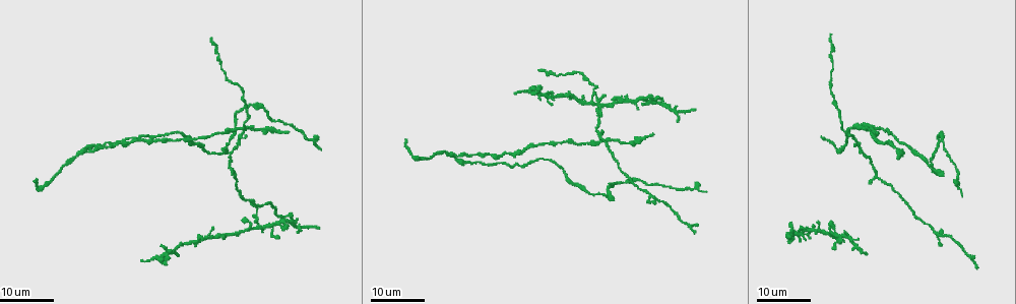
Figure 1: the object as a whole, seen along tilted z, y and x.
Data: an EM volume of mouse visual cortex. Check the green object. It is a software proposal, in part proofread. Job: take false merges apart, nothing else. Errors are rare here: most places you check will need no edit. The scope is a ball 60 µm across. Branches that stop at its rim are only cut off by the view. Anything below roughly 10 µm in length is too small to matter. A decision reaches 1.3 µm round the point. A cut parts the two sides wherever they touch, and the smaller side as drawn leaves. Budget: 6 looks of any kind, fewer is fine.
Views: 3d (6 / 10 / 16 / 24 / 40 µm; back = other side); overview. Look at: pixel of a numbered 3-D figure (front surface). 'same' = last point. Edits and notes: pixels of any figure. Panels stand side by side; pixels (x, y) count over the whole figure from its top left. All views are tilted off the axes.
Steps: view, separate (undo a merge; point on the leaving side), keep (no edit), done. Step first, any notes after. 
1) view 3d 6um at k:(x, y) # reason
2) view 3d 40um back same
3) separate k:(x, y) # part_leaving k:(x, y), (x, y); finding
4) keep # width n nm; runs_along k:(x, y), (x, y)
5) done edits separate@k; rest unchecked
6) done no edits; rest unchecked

view 3d 16um at 1:(251, 230) # three arms meet

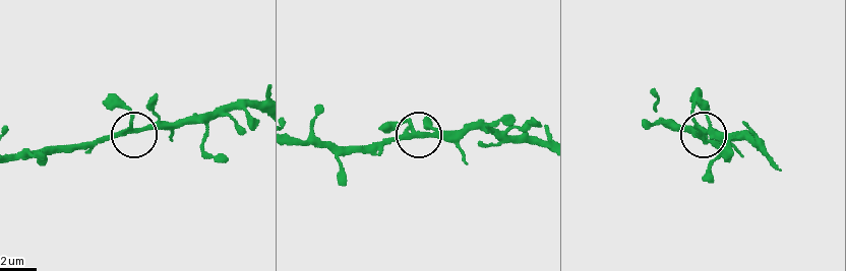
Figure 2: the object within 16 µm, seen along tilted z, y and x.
view 3d 6um at 2:(416, 135) # closer look

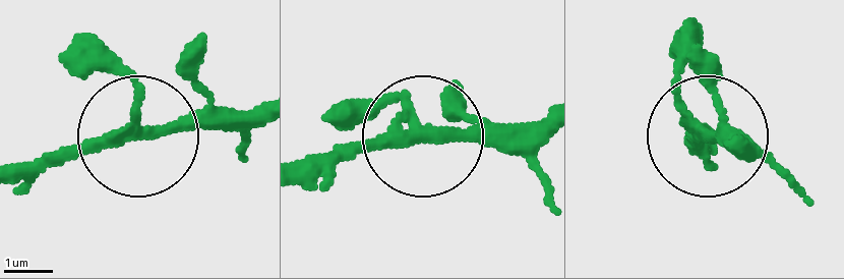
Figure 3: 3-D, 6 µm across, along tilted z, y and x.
keep # one neuron here

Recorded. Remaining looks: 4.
view 3d 24um at 1:(601, 136) # three arms meet

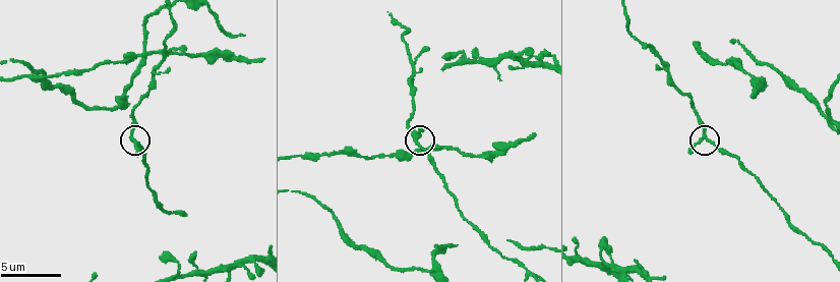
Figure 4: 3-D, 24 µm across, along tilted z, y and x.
view 3d 6um at 4:(417, 141) # closer look

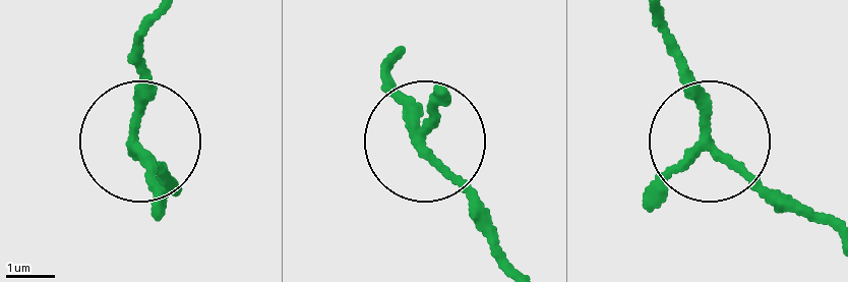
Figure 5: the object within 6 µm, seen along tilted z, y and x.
keep # side_arm 30 um; one neuron here

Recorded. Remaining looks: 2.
done no edits; rest unchecked

